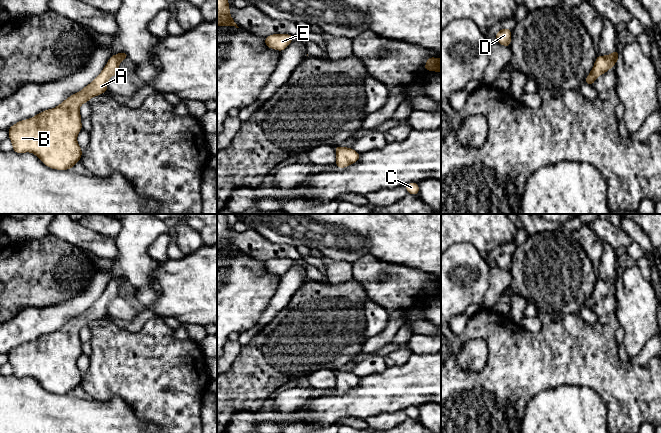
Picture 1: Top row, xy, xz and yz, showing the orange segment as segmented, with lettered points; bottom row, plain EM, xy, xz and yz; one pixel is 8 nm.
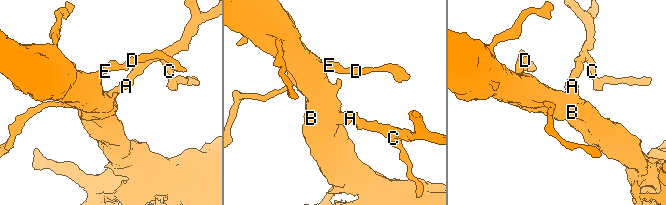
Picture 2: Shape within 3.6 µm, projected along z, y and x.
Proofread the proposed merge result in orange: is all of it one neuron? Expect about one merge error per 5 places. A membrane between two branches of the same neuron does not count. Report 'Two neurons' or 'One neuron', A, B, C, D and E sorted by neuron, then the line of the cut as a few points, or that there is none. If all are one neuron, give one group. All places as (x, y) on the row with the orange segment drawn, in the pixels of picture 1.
One neuron. Groups: A B C D E. No split

